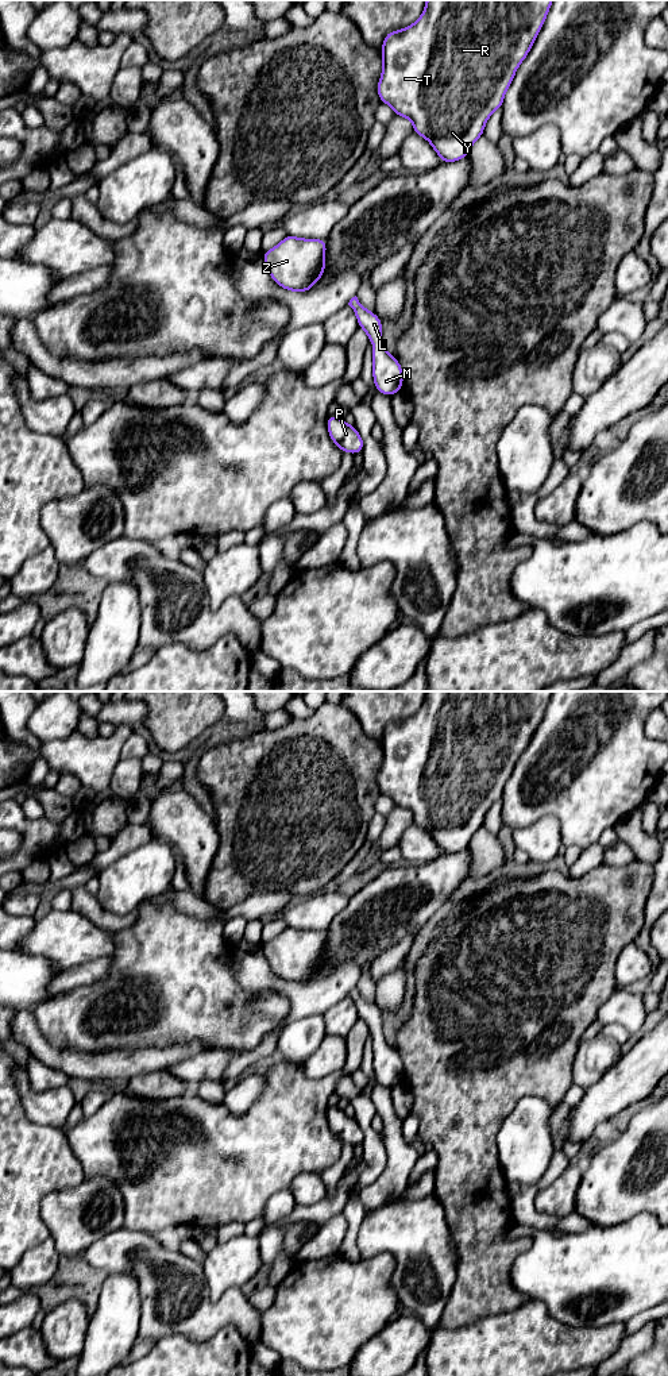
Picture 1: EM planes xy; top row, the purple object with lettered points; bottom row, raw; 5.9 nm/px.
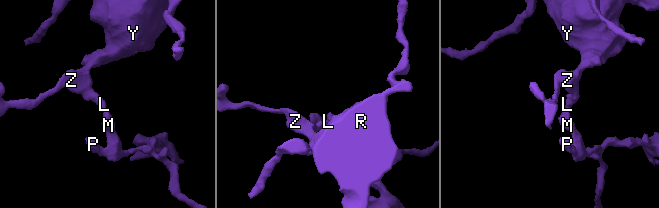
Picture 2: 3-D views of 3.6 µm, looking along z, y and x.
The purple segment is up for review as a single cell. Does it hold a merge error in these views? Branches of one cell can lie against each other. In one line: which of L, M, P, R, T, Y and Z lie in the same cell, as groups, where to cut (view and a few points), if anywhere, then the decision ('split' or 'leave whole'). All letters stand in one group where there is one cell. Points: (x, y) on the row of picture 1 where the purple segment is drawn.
L M P R T Y Z | no cut | leave whole

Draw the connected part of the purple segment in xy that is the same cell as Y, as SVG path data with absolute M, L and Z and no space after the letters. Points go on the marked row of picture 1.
M426 0L421 16L409 27L389 31L381 47L383 66L377 85L381 103L390 105L397 116L408 117L413 123L413 132L425 138L440 157L441 162L456 162L468 157L472 144L483 136L484 126L491 113L502 108L506 90L513 82L518 66L529 54L553 0Z

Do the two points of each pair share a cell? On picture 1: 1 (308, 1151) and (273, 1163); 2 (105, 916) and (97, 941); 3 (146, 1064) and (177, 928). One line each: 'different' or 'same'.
1: same
2: different
3: different

